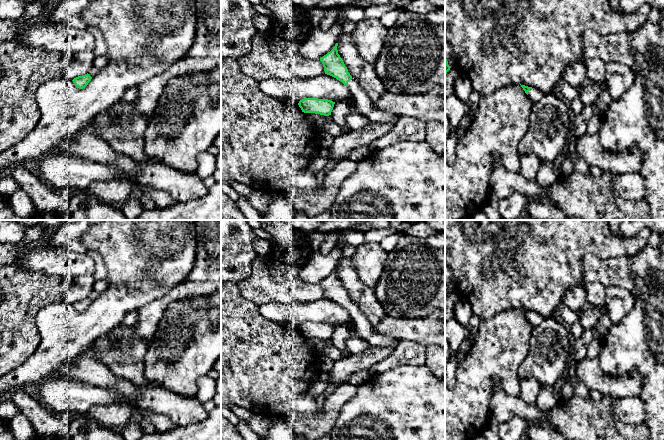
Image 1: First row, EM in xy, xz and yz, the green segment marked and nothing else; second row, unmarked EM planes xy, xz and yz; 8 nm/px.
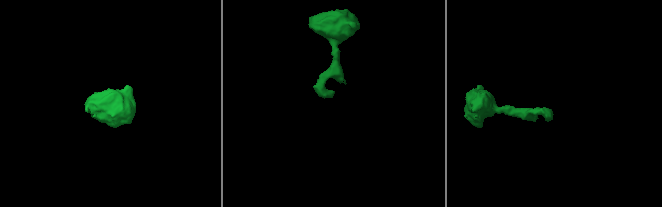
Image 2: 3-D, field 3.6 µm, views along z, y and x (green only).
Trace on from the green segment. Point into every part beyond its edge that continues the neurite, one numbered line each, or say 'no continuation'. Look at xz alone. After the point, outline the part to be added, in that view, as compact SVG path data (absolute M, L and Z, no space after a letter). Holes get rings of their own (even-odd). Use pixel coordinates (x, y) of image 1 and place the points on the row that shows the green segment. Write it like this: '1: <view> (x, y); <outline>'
1: xz (363, 105); M351 79L347 88L352 93L355 107L354 110L365 116L370 123L395 123L401 116L376 109L367 93L361 88L357 80Z

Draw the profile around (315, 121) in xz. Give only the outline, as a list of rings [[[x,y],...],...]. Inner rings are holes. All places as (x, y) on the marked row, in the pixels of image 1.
[[[304,113],[305,121],[307,125],[311,128],[316,130],[319,134],[323,132],[324,123],[326,121],[333,120],[332,116],[324,116],[315,113]]]

